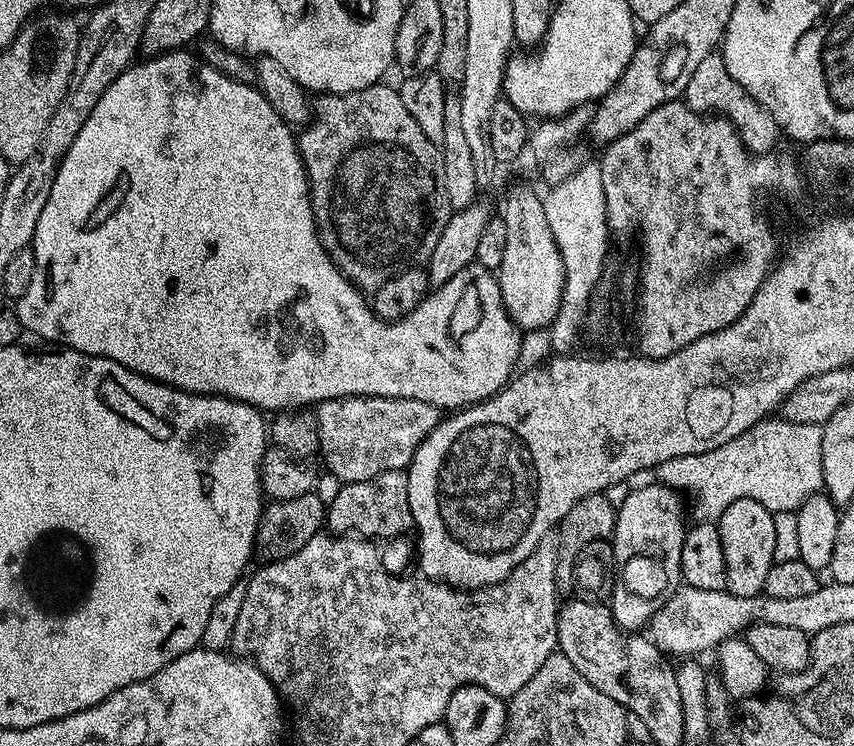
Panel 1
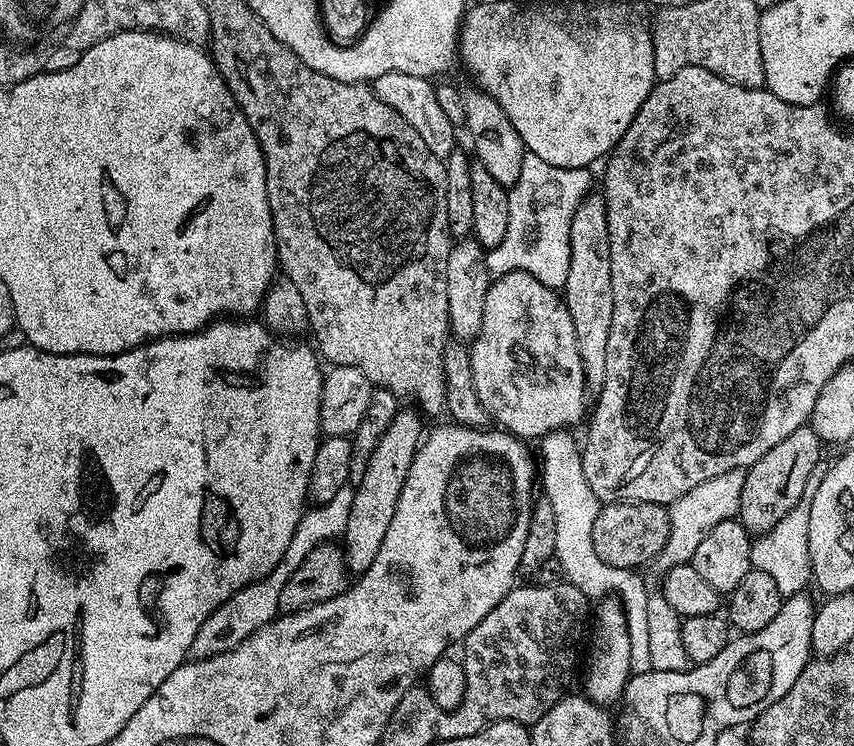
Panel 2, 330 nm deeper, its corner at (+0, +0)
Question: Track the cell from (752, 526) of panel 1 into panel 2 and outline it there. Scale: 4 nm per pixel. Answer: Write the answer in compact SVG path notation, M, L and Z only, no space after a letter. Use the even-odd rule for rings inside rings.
M810 426L794 430L790 438L782 438L774 450L762 454L744 473L744 485L740 495L738 519L746 531L763 534L774 530L790 510L808 492L808 483L816 469L816 463L822 459L822 441Z

